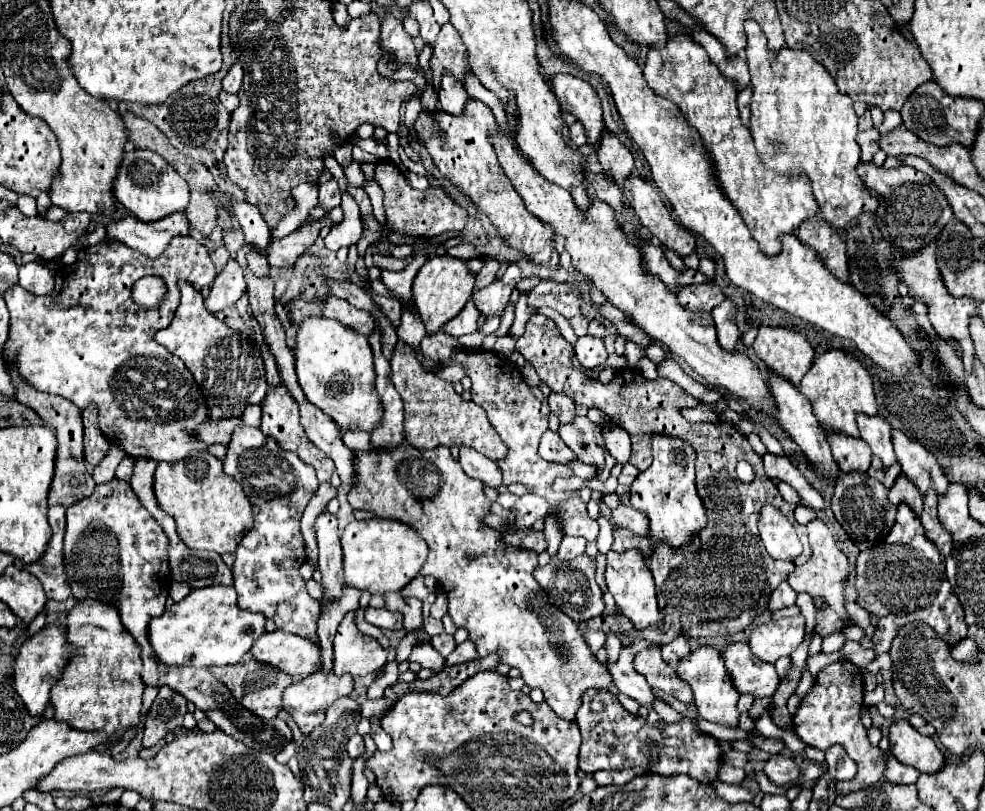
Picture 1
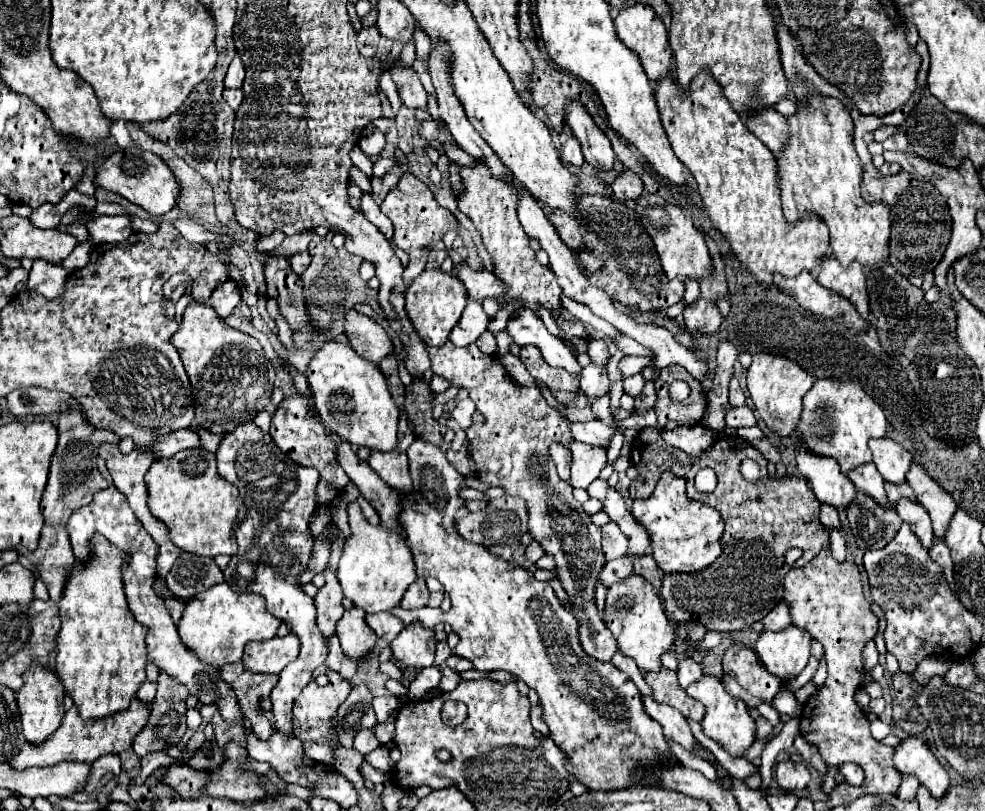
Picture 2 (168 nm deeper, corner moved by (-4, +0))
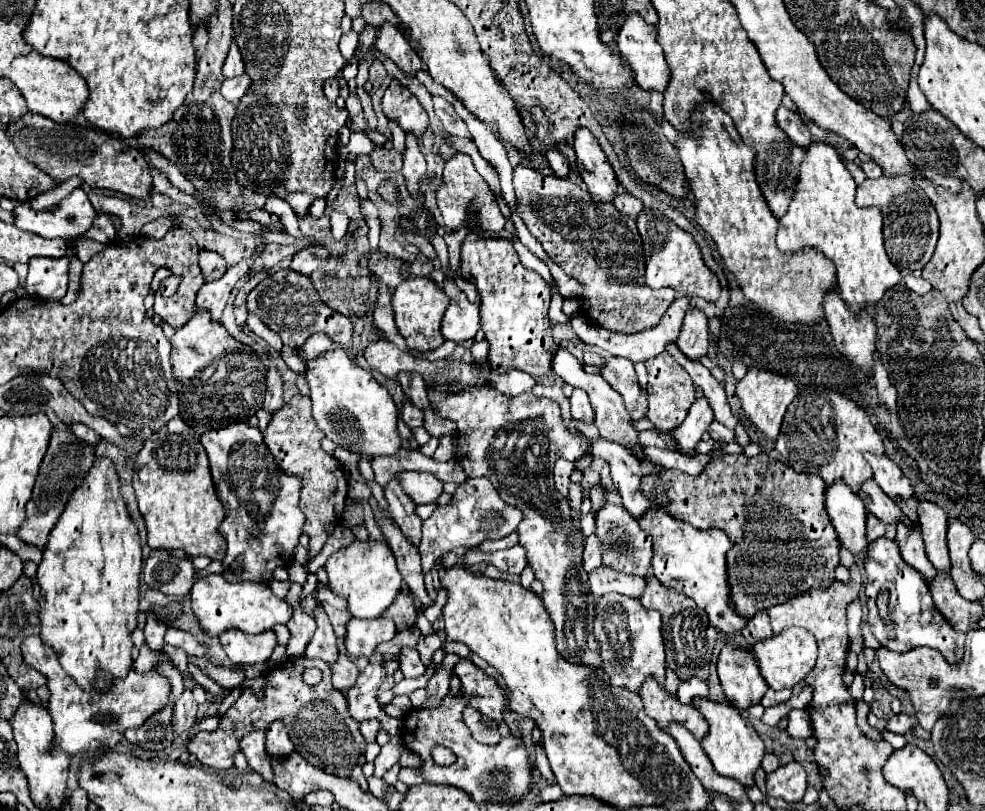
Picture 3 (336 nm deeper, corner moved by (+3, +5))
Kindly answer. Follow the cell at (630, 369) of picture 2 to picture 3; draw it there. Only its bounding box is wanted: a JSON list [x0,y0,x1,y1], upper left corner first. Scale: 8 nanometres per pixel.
[573,296,689,364]

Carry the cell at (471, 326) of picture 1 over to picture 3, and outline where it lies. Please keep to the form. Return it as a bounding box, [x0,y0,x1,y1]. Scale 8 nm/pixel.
[441,262,481,342]

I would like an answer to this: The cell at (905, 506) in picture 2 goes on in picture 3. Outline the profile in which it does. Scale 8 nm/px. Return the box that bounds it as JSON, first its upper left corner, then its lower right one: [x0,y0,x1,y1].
[895,522,935,582]

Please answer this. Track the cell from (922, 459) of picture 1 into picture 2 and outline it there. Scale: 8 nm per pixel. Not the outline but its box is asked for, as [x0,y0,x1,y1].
[906,463,958,539]

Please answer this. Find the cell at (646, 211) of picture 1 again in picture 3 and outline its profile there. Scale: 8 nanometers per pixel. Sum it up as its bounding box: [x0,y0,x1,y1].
[637,210,719,302]

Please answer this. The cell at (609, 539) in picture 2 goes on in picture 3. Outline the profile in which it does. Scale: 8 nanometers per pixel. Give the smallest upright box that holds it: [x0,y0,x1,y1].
[583,532,603,572]

